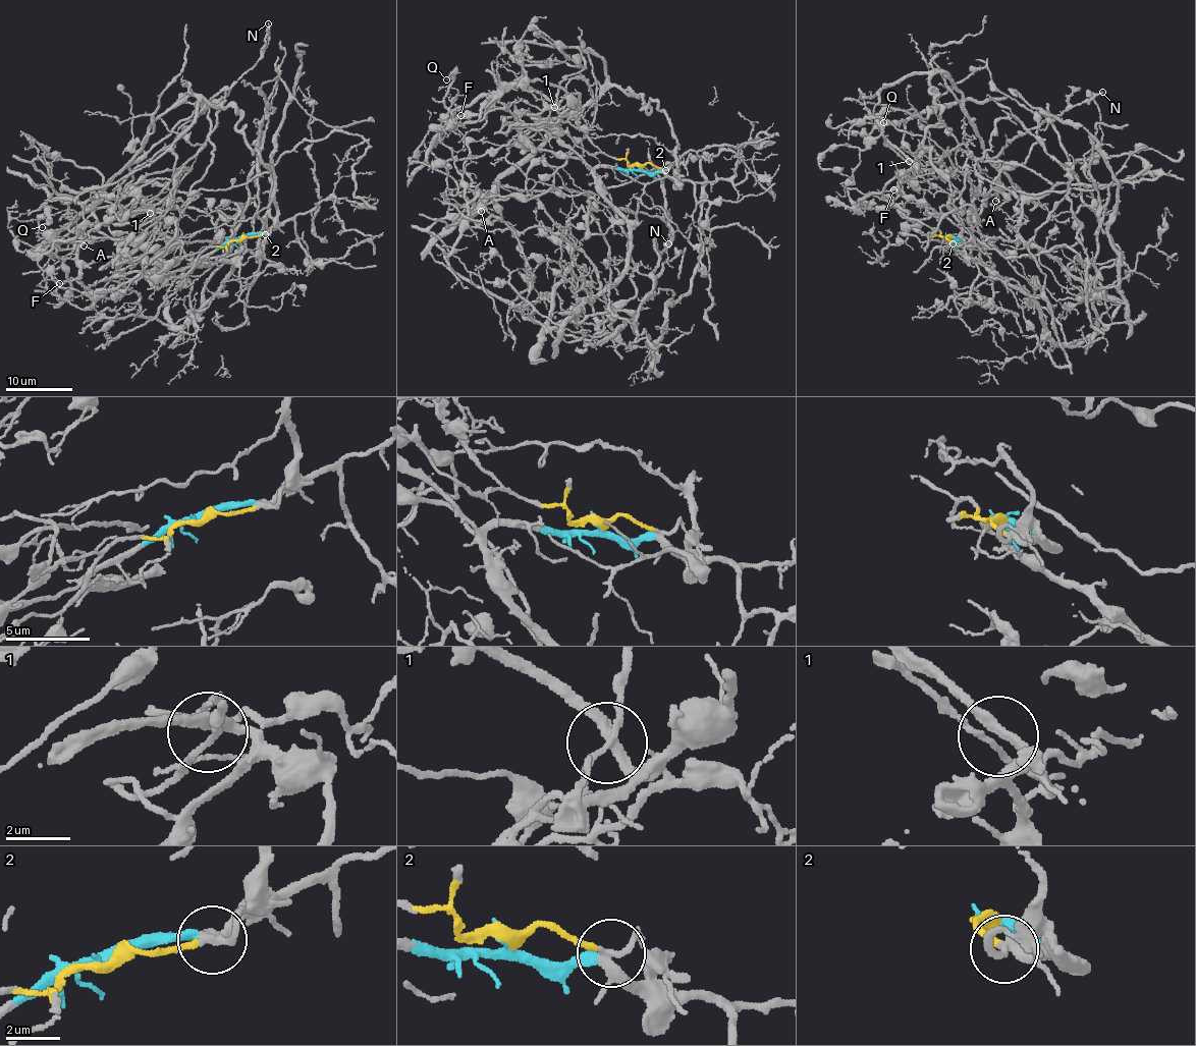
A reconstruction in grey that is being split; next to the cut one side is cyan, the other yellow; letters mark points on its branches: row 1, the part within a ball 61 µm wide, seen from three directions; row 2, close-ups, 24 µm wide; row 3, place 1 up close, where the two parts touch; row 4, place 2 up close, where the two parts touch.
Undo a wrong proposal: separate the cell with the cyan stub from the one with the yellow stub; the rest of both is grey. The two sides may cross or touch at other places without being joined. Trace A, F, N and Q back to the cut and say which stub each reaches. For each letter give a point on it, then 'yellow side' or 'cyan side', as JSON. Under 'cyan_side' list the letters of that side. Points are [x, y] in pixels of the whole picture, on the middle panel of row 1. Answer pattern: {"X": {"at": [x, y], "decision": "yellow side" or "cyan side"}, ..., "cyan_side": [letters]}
{"A": {"at": [481, 211], "decision": "cyan side"}, "F": {"at": [460, 115], "decision": "cyan side"}, "N": {"at": [668, 243], "decision": "yellow side"}, "Q": {"at": [446, 79], "decision": "cyan side"}, "cyan_side": ["A", "F", "Q"]}

